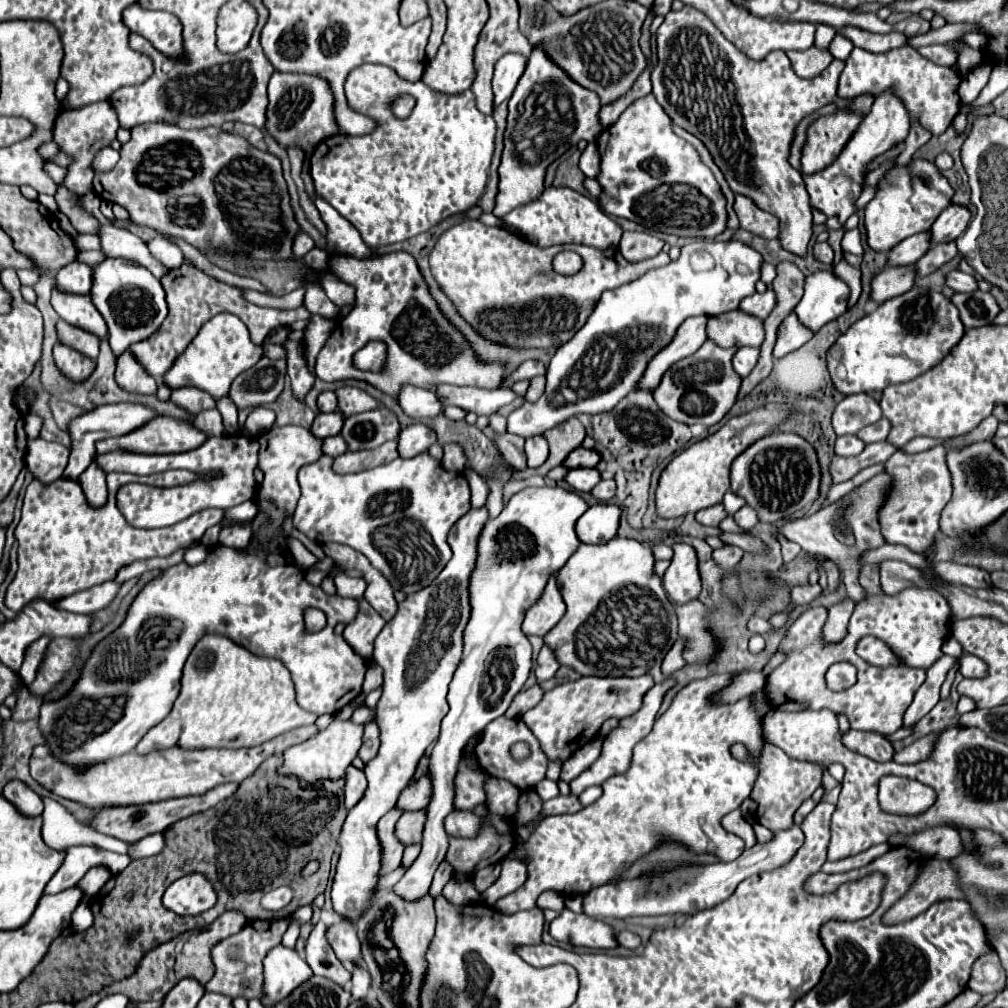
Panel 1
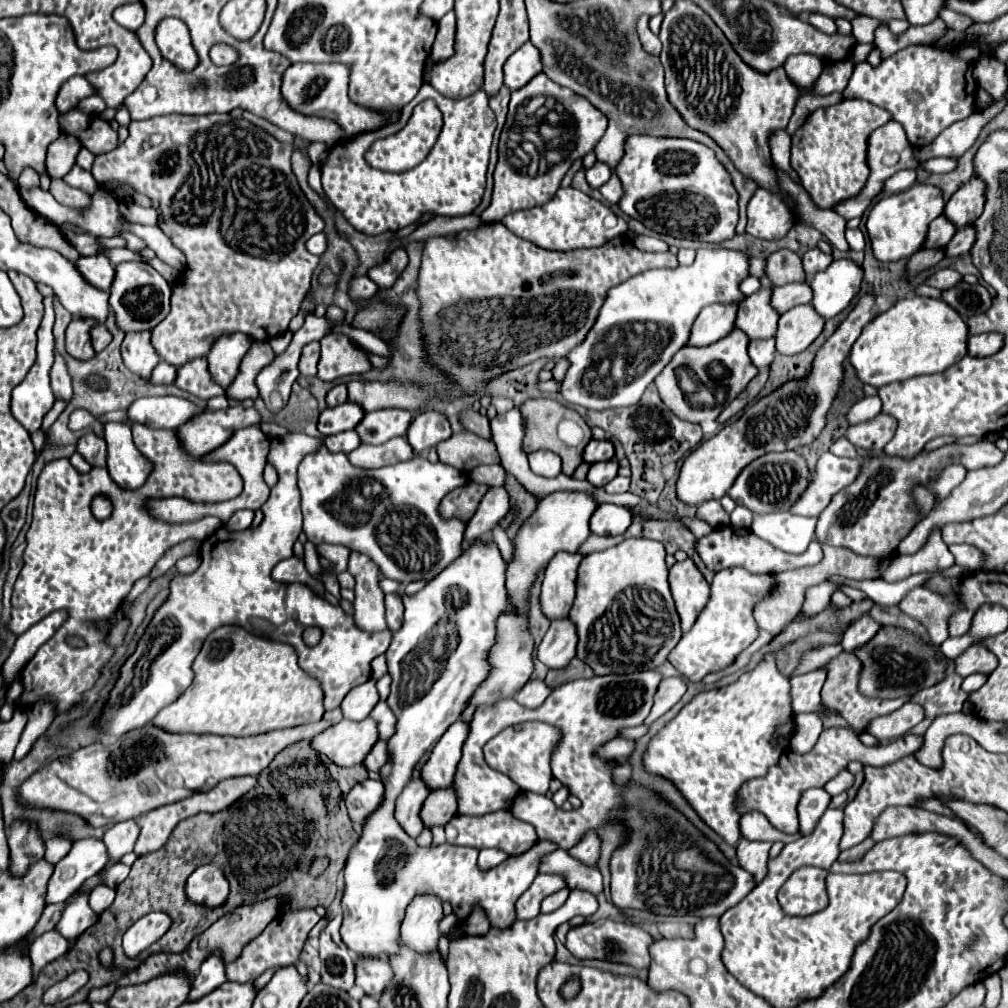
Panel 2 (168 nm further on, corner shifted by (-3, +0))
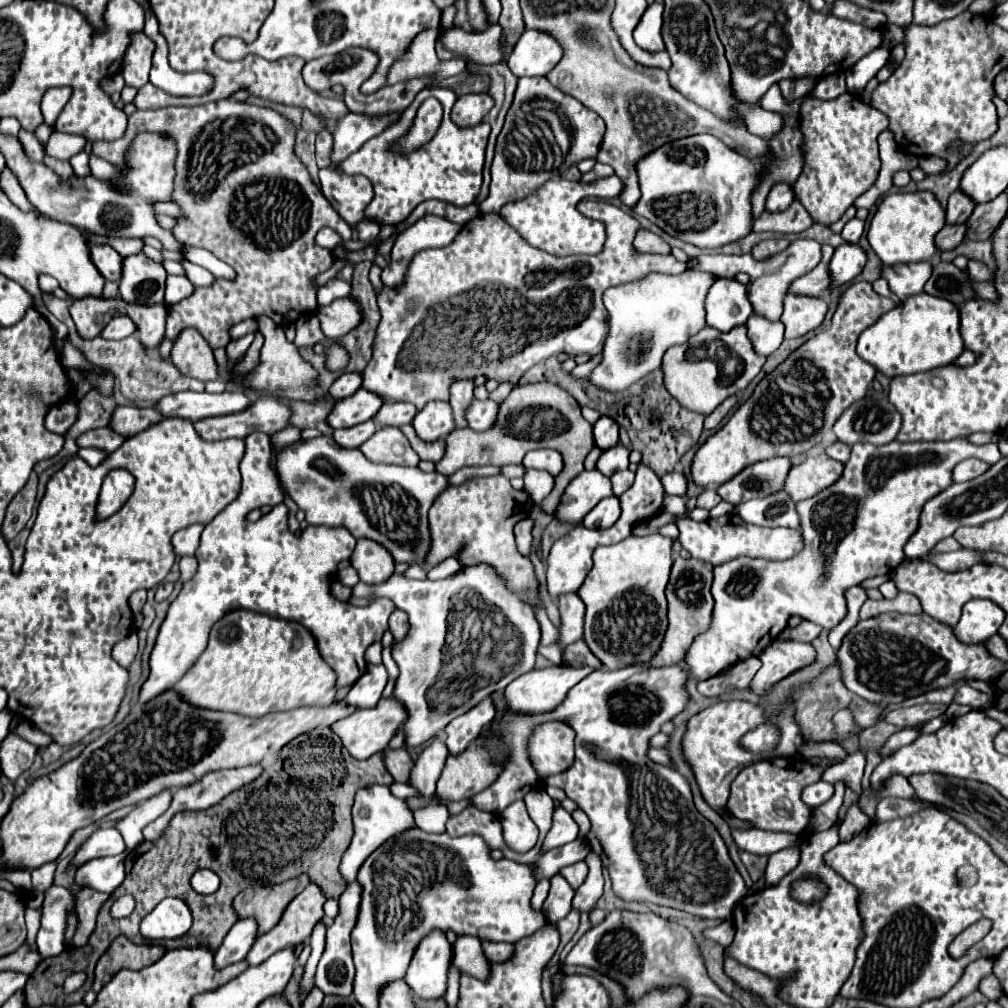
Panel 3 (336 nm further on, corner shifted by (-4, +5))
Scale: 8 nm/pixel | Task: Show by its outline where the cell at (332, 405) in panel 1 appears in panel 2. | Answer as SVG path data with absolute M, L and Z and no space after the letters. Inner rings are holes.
M336 384L328 394L326 394L326 402L328 406L338 406L346 402L346 384Z

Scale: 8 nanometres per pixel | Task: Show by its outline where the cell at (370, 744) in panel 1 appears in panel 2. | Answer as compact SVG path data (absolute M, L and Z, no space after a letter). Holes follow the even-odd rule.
M378 740L376 746L372 748L372 752L366 756L364 764L368 770L372 772L380 772L380 768L388 762L388 748L386 748L386 742L384 740Z

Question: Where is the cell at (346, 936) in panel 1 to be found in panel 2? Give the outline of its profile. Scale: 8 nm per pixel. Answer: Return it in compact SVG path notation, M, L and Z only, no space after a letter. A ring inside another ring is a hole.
M358 958L356 962L356 984L364 988L364 992L372 998L380 998L380 994L392 982L392 968L382 958Z

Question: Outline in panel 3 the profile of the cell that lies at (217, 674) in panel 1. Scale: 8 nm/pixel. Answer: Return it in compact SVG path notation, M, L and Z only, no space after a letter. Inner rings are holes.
M237 609L213 625L207 649L173 691L181 701L199 709L263 717L297 707L331 705L335 673L321 659L315 639L303 625Z

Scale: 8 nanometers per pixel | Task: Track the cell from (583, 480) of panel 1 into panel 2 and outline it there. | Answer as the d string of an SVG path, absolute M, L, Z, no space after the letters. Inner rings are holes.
M612 458L612 460L608 460L608 462L596 462L596 464L590 466L588 482L590 482L592 486L596 486L596 488L606 486L606 484L618 474L618 468L620 468L620 464L618 464L616 458Z

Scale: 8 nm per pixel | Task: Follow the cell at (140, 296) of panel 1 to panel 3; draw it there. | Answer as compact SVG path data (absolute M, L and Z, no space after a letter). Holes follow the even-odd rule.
M143 253L123 259L123 275L119 281L119 297L125 303L157 305L165 301L165 269L161 263L149 261Z

